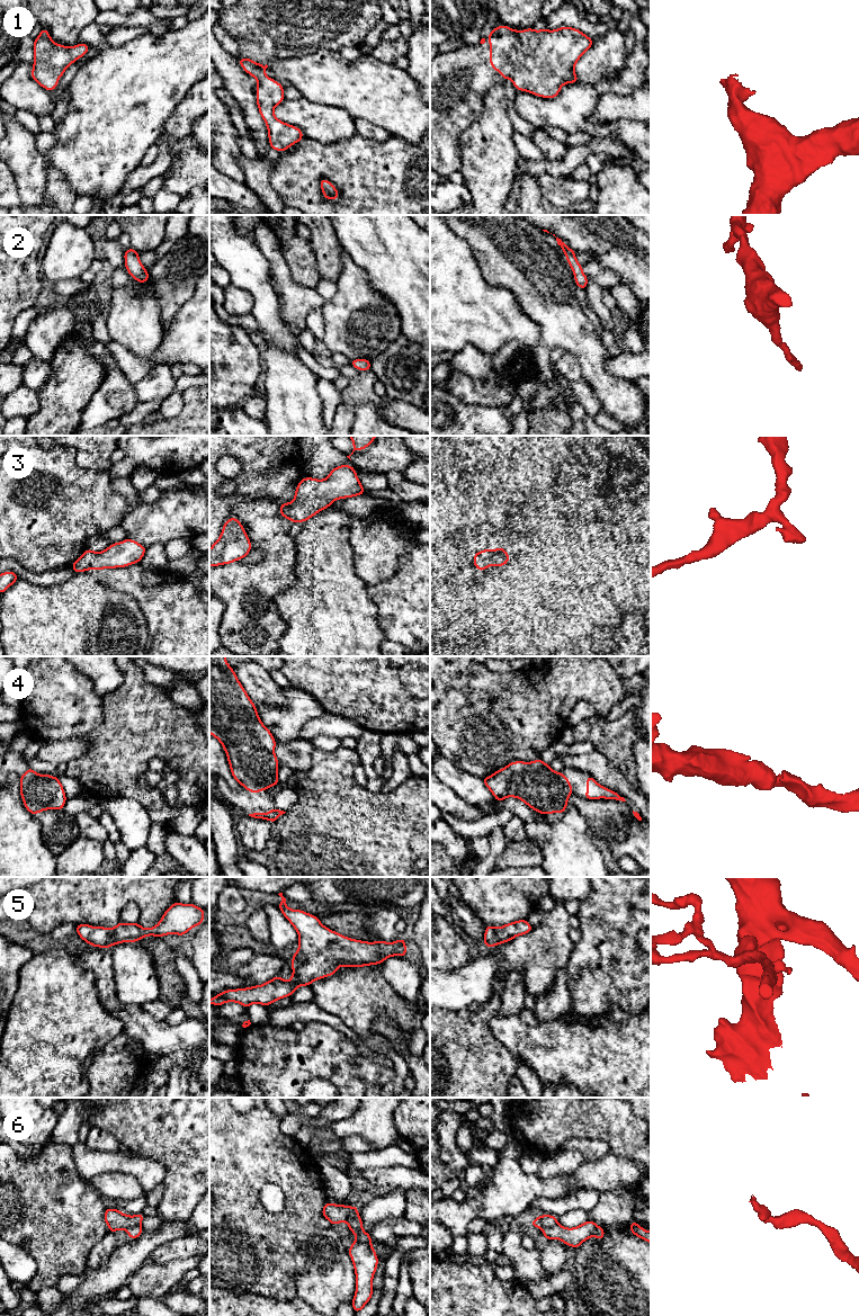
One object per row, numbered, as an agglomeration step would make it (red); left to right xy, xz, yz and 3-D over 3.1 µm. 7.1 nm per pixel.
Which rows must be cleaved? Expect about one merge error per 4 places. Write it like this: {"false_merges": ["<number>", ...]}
{"false_merges": ["6"]}

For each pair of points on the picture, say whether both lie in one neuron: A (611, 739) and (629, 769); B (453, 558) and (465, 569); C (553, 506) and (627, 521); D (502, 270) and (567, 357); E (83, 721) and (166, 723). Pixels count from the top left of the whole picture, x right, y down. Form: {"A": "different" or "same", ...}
{"A": "same", "B": "different", "C": "same", "D": "different", "E": "different"}

